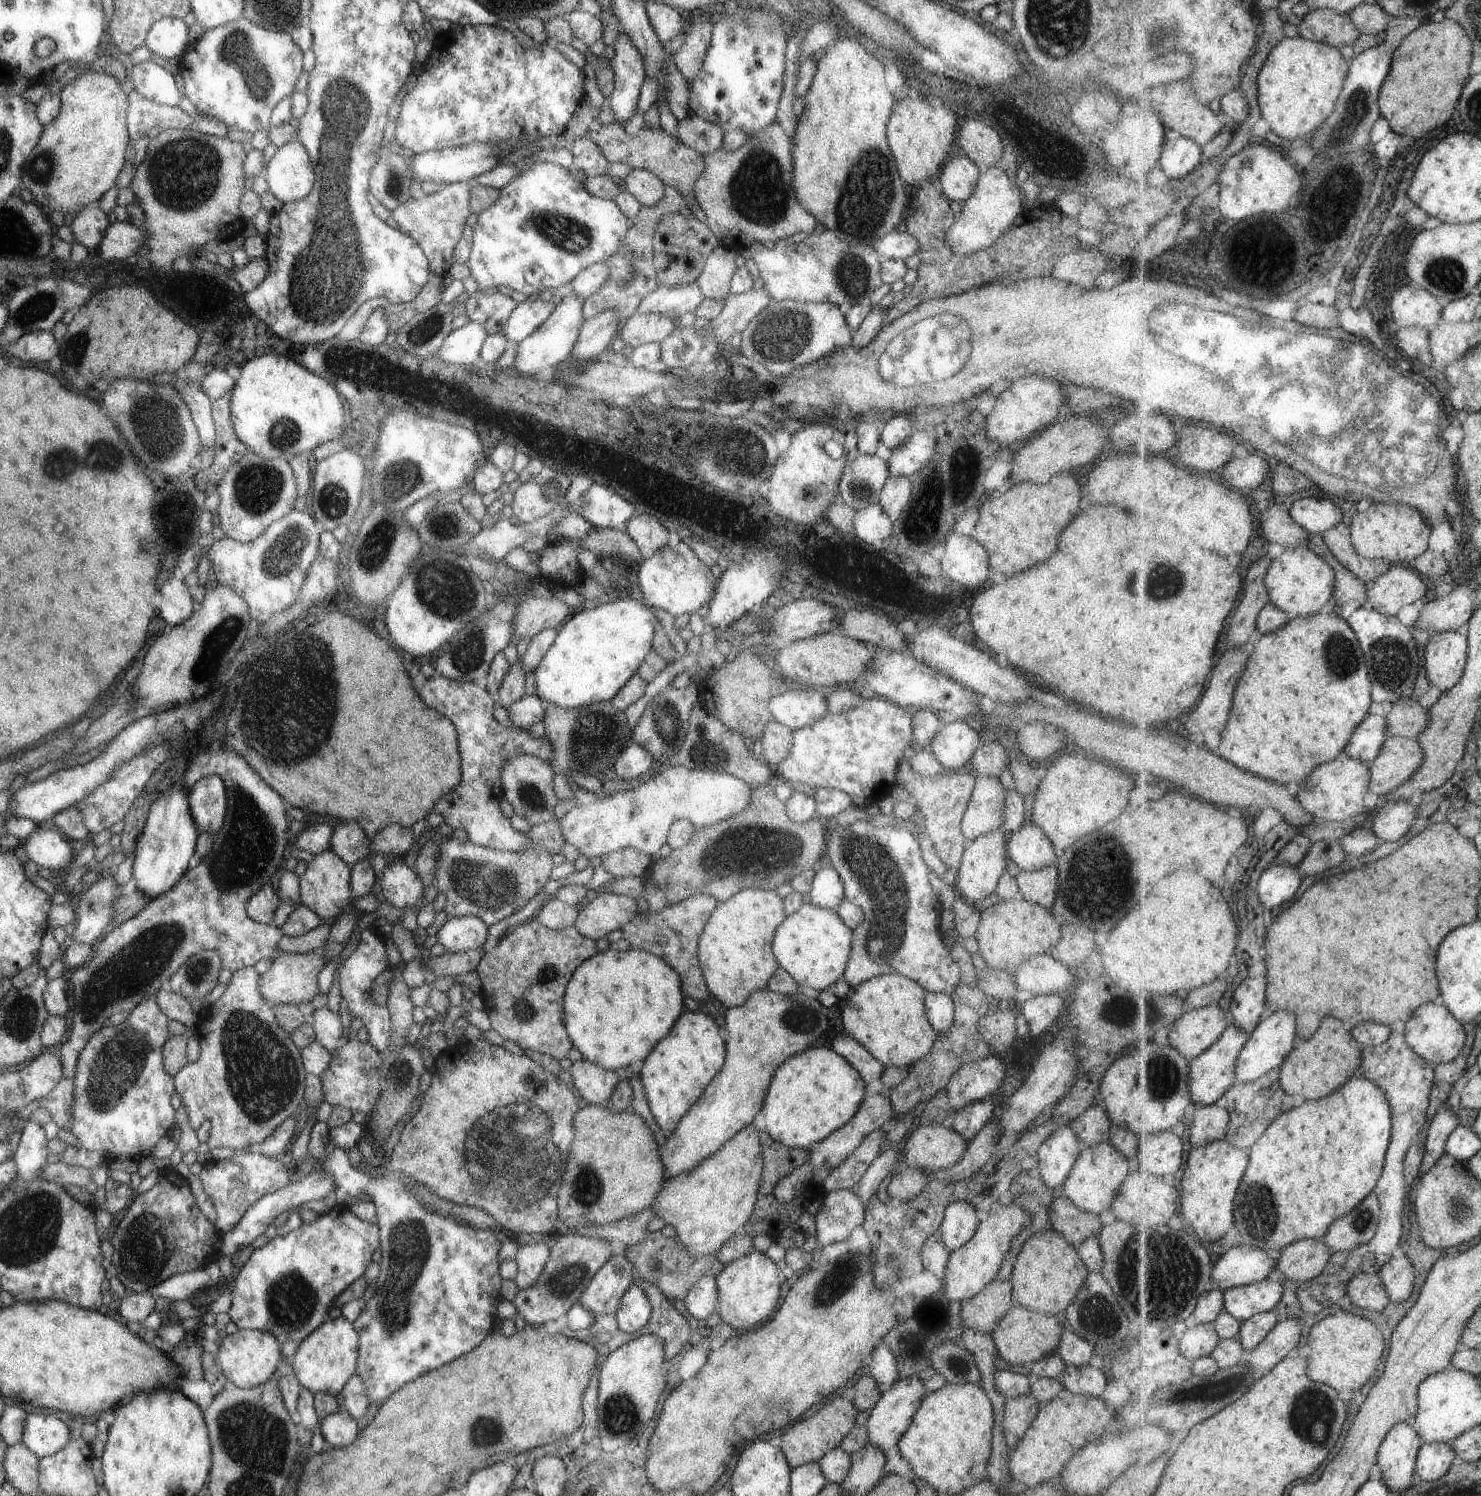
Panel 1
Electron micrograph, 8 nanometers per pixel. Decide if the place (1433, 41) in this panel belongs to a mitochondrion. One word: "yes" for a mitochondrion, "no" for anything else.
no

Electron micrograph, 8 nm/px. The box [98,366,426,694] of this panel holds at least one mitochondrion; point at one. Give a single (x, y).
(257, 487)

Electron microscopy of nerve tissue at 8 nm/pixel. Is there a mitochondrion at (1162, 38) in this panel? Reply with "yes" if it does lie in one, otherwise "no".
yes

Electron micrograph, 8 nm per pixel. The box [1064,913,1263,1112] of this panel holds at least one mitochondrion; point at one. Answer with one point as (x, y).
(1124, 1012)

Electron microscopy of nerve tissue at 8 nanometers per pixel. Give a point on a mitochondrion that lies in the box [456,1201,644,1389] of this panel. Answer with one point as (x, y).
(560, 1283)

